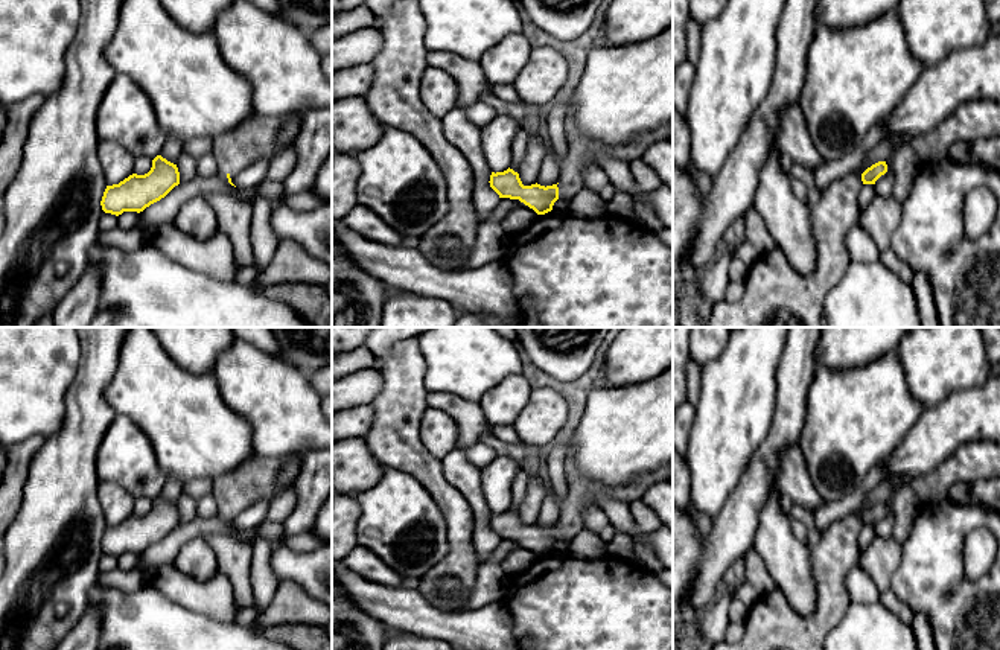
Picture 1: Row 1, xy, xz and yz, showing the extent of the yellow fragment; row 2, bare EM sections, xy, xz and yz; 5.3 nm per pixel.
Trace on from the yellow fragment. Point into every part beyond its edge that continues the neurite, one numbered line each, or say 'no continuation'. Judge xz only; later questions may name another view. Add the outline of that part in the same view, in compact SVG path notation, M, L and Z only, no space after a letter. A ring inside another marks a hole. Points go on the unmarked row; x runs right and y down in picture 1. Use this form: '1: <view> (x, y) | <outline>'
no continuation

